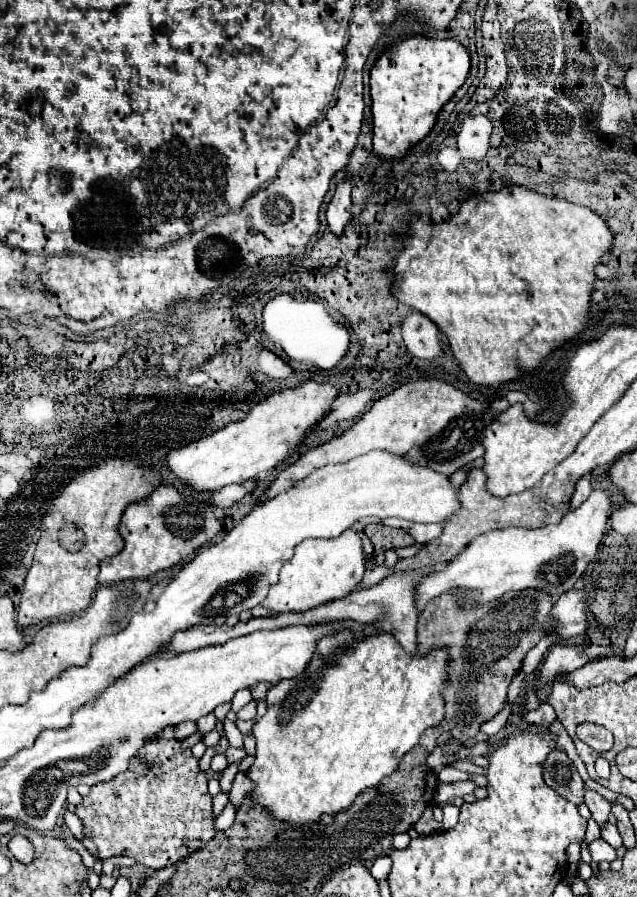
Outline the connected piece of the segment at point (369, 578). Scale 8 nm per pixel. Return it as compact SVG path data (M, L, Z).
M377 566L375 570L371 570L371 572L365 572L365 576L363 576L363 588L367 588L367 586L371 586L371 584L377 584L377 582L381 582L383 580L383 576L389 576L389 574L393 574L395 570L385 570L383 566Z

